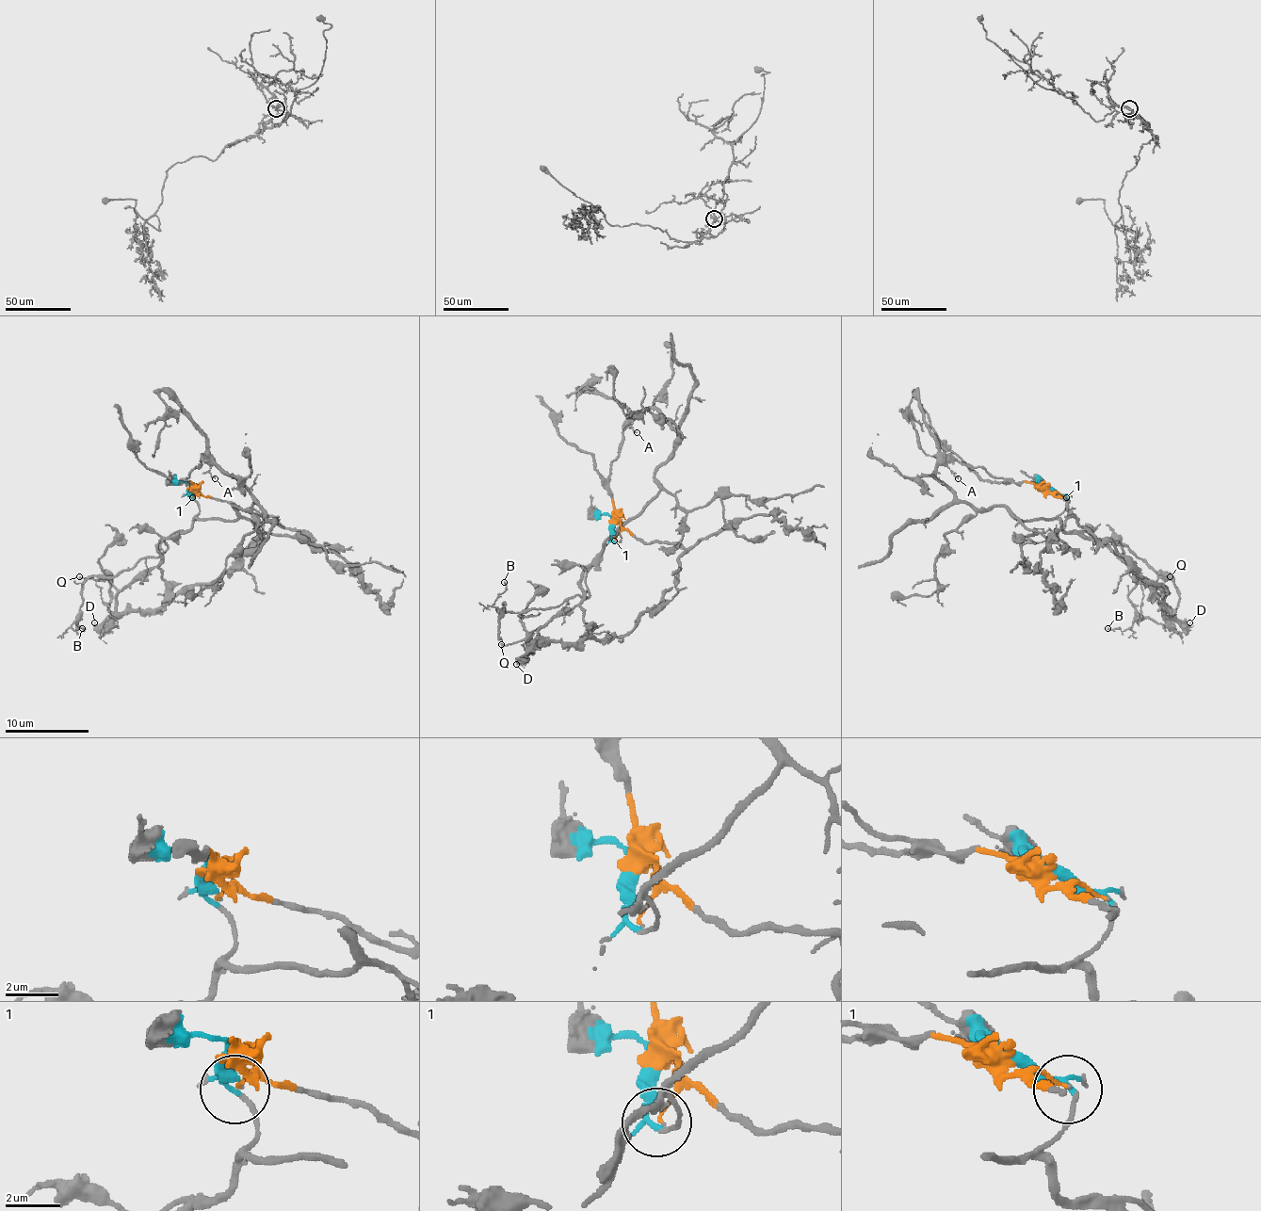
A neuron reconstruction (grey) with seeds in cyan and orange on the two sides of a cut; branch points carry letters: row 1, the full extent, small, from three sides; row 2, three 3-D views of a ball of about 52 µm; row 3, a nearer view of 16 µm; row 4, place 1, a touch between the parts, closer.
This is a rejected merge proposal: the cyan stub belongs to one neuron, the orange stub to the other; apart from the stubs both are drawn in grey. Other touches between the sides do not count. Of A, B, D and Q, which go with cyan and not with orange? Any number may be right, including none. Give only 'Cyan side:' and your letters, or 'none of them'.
Cyan side: A, B

